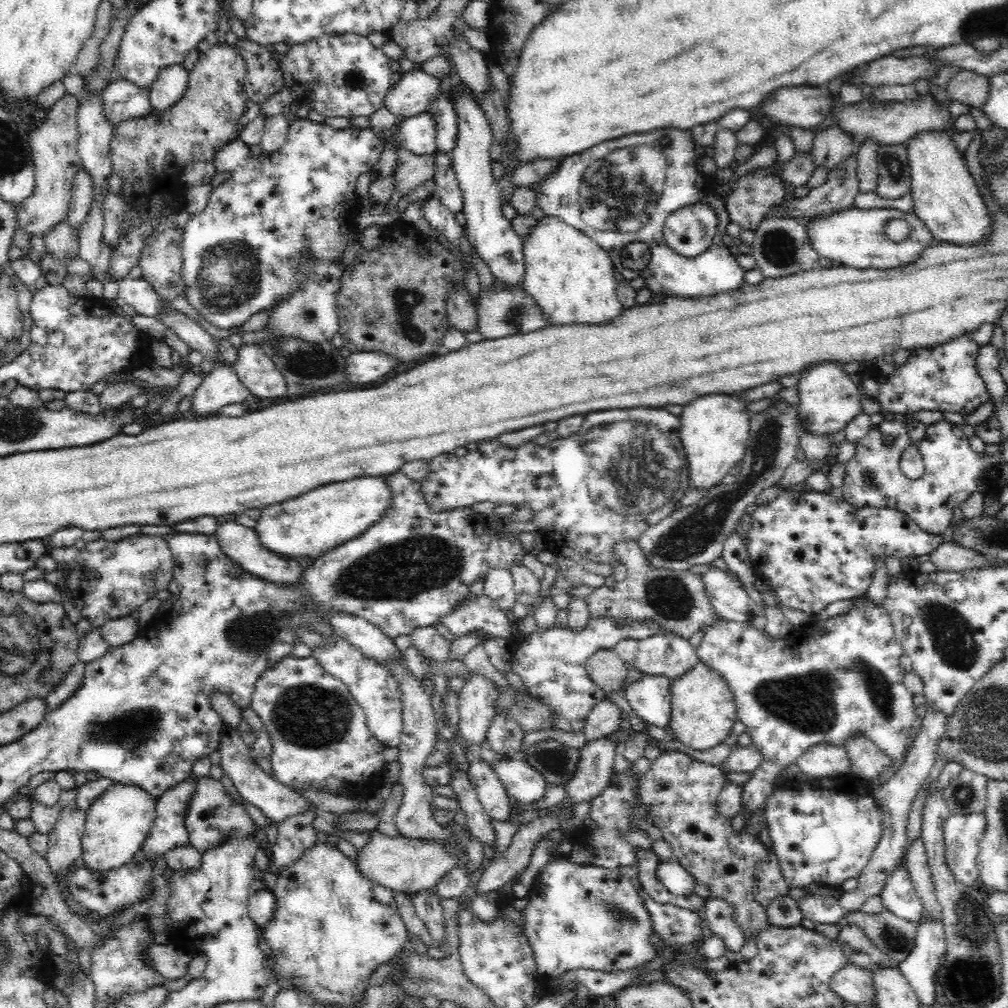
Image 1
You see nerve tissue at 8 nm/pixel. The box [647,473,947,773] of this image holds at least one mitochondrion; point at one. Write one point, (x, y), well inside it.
(806, 701)

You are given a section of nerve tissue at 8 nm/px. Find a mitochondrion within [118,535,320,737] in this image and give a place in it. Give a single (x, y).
(257, 633)

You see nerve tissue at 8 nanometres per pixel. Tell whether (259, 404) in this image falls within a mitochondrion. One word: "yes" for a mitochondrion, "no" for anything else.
no

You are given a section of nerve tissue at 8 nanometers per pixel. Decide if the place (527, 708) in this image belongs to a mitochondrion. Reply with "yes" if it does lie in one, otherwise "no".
yes

